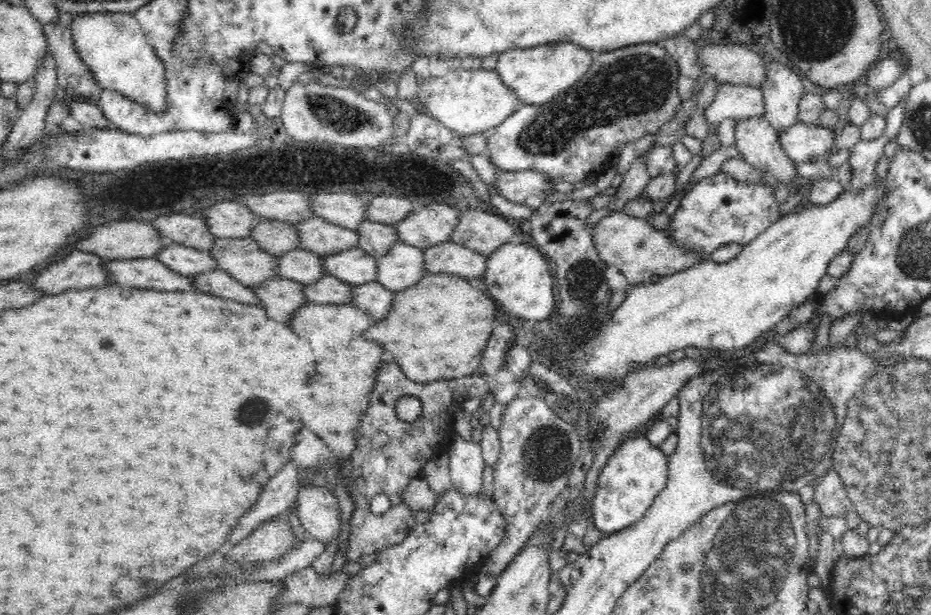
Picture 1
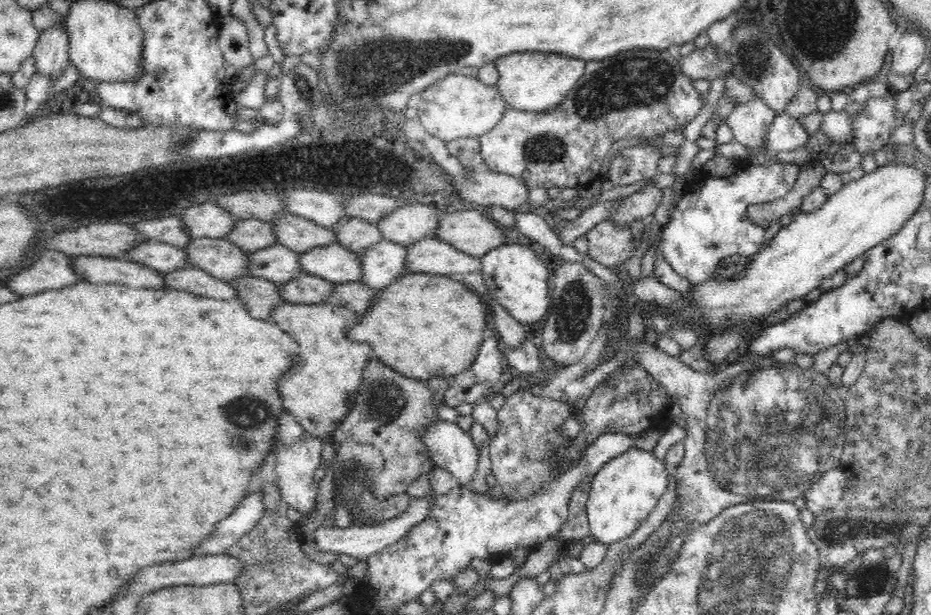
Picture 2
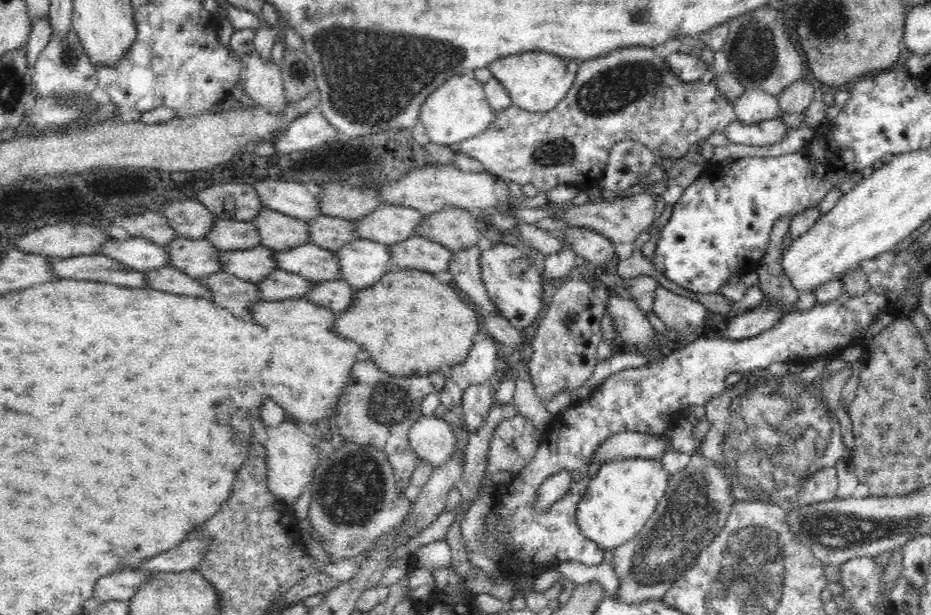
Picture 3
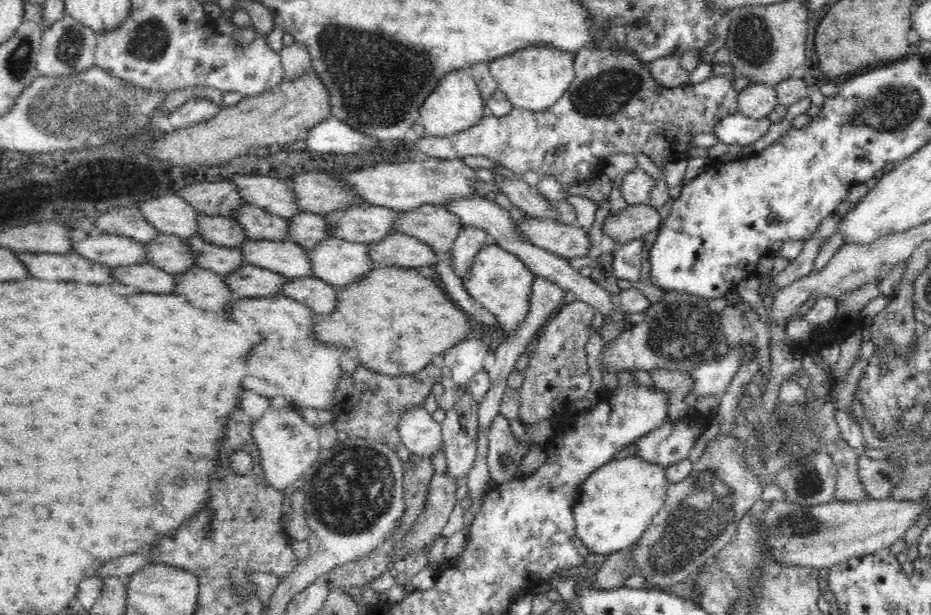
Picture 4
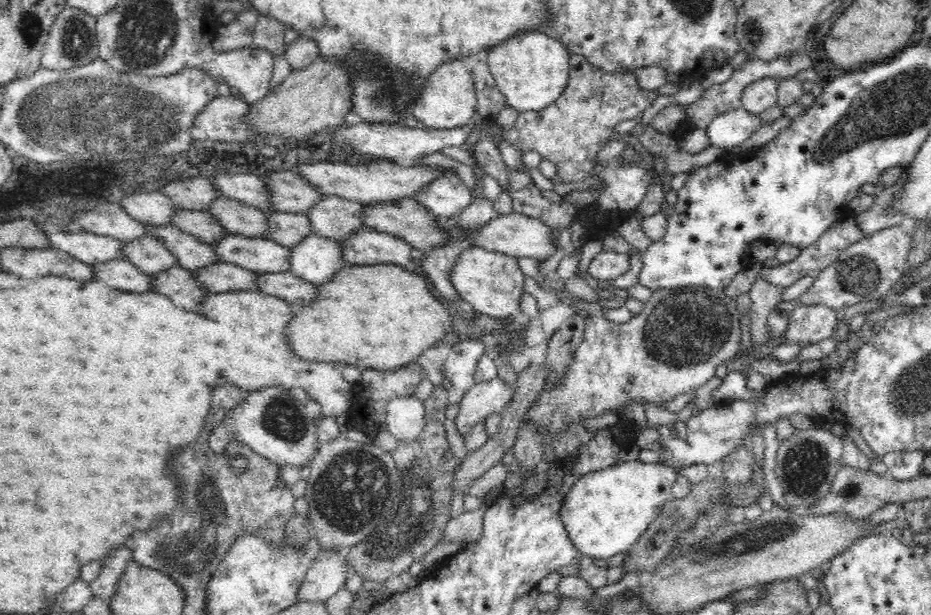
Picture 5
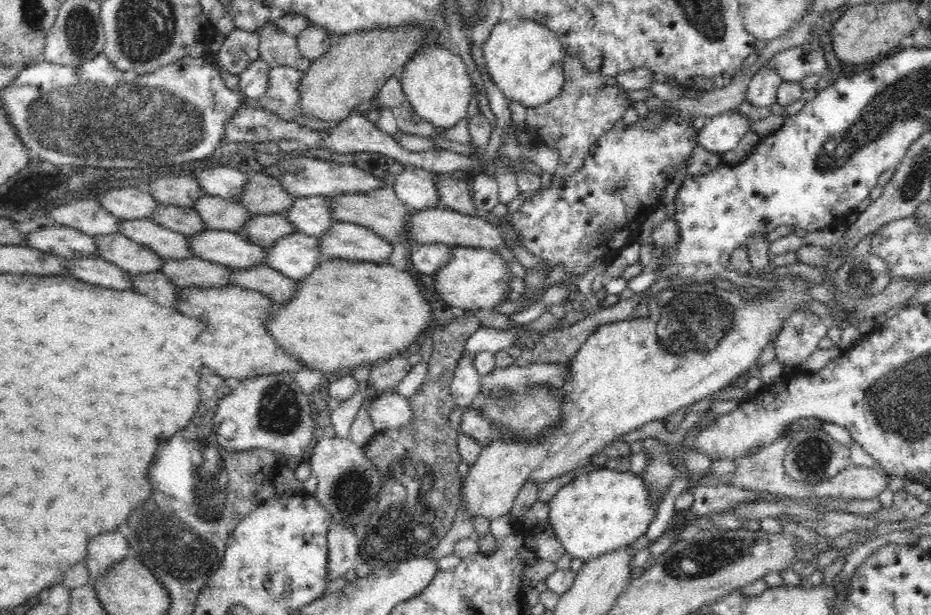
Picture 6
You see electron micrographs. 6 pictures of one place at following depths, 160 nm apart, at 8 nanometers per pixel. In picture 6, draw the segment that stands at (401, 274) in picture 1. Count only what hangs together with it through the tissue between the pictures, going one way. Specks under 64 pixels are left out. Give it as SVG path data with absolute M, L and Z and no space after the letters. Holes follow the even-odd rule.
M304 233L284 236L266 249L266 264L296 282L312 274L320 262L318 237Z

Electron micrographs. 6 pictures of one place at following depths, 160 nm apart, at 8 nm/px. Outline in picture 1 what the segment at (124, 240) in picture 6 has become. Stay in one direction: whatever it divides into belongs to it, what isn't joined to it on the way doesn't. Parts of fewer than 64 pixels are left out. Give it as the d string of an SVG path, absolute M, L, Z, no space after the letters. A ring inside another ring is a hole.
M252 237L215 239L210 253L220 270L248 287L278 278L278 257L264 251Z

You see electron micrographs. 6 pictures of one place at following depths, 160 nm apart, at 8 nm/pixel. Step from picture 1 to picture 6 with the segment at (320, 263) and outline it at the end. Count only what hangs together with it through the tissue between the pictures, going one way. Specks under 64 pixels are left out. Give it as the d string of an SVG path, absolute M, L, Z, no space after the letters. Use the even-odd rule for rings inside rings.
M120 219L117 232L148 247L163 259L185 260L193 256L185 234L164 228L154 219Z

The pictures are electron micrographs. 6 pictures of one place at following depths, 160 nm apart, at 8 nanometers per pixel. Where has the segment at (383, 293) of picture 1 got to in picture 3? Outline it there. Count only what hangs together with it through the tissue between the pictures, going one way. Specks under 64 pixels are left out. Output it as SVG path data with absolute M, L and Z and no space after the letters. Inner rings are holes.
M339 279L315 283L314 288L310 288L310 292L306 296L302 296L302 298L330 308L333 314L338 316L350 308L354 294L355 289L344 280Z

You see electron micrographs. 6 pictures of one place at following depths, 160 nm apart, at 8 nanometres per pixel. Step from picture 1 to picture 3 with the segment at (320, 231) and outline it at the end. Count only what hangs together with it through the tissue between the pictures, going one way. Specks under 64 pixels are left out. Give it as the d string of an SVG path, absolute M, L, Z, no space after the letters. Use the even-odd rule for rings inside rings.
M271 209L262 210L253 220L260 235L260 244L277 252L310 243L310 229L303 220Z

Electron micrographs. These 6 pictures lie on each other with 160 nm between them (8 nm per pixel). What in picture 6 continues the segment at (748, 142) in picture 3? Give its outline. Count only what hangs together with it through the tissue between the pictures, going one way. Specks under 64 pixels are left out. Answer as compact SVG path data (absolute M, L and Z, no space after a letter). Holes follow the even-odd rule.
M738 111L713 116L699 130L698 144L704 149L723 155L737 148L745 134L751 132L752 121Z

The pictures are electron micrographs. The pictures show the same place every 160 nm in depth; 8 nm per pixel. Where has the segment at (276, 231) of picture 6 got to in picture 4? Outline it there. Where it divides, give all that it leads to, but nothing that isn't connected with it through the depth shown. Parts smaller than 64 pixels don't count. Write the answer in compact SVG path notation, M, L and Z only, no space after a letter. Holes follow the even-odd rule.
M301 212L288 221L290 221L288 240L294 240L306 250L316 248L320 242L330 238L323 215Z

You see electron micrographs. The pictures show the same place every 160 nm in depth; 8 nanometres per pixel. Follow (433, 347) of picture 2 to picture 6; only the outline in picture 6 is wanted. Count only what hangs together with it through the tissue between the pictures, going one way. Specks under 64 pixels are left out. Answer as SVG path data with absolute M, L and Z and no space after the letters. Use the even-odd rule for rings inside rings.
M342 259L321 262L312 274L296 282L296 294L288 302L275 304L270 316L272 320L266 327L288 354L312 370L322 370L324 375L340 372L348 366L377 364L392 358L394 352L410 348L432 322L432 308L422 296L416 280L411 269L397 270L389 263Z

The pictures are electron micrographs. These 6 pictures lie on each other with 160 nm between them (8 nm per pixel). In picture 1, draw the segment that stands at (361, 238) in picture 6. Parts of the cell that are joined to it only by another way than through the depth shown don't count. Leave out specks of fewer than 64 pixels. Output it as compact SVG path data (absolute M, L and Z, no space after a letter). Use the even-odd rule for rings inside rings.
M451 240L423 249L423 253L428 274L444 273L471 280L482 278L486 271L487 257Z

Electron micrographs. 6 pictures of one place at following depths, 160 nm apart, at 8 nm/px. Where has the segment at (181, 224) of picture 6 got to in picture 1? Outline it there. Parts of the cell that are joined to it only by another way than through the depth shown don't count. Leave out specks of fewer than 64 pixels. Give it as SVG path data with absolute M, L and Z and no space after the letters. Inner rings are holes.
M260 220L248 234L264 251L282 256L290 250L298 249L300 233L295 224L279 220Z

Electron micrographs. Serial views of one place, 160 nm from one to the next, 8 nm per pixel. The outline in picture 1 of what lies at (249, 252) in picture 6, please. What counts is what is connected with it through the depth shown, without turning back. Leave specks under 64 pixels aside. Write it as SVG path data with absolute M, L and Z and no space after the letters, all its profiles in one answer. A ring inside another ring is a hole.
M360 247L324 256L325 275L336 276L353 286L377 280L377 258Z

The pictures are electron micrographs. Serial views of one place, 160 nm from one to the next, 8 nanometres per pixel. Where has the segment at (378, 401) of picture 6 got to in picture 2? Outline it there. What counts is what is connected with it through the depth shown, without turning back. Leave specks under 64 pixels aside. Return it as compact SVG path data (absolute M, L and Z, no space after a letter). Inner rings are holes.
M436 420L430 426L426 426L422 441L426 445L426 451L432 457L434 467L442 467L456 477L458 484L467 485L475 476L478 465L479 452L474 439L470 437L469 431L465 432L455 423L449 421Z

